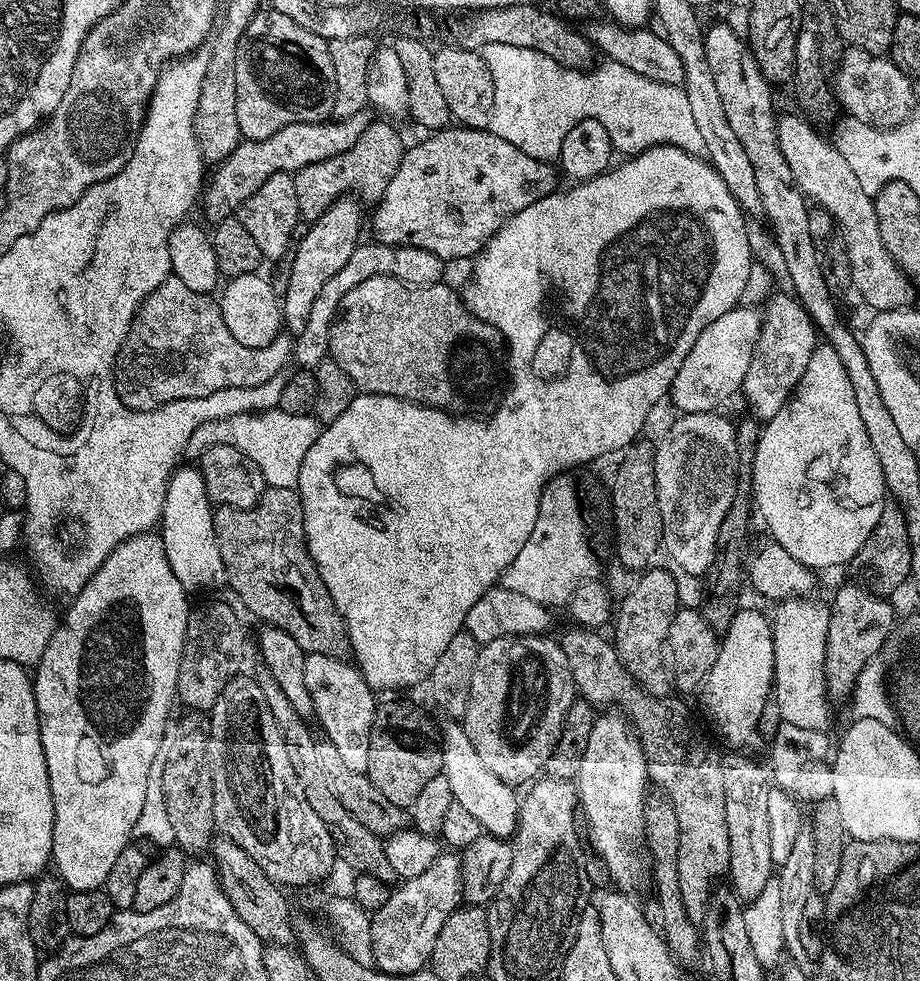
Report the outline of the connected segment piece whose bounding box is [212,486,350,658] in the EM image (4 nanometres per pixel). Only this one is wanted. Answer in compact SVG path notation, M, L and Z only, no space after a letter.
M265 487L262 498L252 508L217 507L212 514L214 534L218 538L218 550L221 551L225 566L227 583L232 583L240 600L265 625L286 630L298 646L302 646L305 654L317 652L327 656L349 655L348 631L344 620L340 617L338 606L334 606L334 598L330 598L330 590L326 590L326 582L318 574L314 562L308 553L308 543L304 540L304 511L300 494L296 488L280 489Z

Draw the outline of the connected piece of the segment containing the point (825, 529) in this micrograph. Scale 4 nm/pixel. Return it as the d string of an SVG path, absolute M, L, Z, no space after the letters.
M827 342L817 343L810 363L792 392L792 397L760 430L753 462L752 495L754 508L764 519L773 541L798 562L813 570L851 565L862 550L862 542L870 538L870 530L882 518L886 489L878 454L870 446L870 437L862 426L854 389L842 358Z

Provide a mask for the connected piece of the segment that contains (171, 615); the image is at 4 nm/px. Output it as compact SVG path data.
M155 531L139 532L136 536L126 538L106 557L102 566L82 586L82 590L76 596L71 597L68 613L64 621L57 623L52 629L52 637L42 654L42 658L34 666L34 679L32 689L36 695L38 706L38 722L40 723L40 737L42 738L42 750L46 754L46 774L50 774L50 794L54 798L54 838L52 839L52 859L55 875L64 882L65 889L74 892L85 892L95 888L103 889L106 882L106 874L114 866L118 854L122 854L124 848L129 847L132 840L134 822L146 810L146 786L154 776L157 767L156 755L164 744L164 731L168 728L168 715L172 712L172 700L177 699L176 683L178 682L178 670L180 669L180 655L184 649L184 635L188 625L189 593L182 582L175 577L167 561L164 541Z

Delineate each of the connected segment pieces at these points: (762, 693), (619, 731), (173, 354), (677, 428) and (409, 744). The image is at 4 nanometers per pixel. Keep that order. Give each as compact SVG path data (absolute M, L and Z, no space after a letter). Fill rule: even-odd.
M741 607L734 614L734 622L722 634L718 658L714 658L714 666L710 666L710 674L706 674L704 686L698 693L698 699L704 703L704 712L712 723L712 728L728 744L744 744L753 735L757 735L762 718L762 710L770 703L773 695L775 678L774 638L772 637L772 621L763 616L756 608Z
M597 715L574 783L579 807L588 819L591 851L597 852L602 862L606 862L606 870L613 885L624 890L636 890L632 888L646 880L646 856L642 845L646 840L644 797L649 791L650 781L640 737L631 723L623 715L620 716Z
M177 276L162 281L145 298L132 320L126 338L120 343L120 353L112 369L118 398L130 410L145 412L163 404L179 404L186 398L206 398L214 390L230 390L230 386L258 386L274 374L284 372L293 359L293 337L288 334L275 336L266 346L242 346L226 326L219 303L209 293L190 290Z
M686 412L677 415L668 433L656 444L654 478L658 486L658 510L662 514L663 551L688 576L703 577L710 562L714 562L715 539L730 504L734 502L738 454L736 453L736 430L733 421L715 412Z
M388 700L379 705L374 714L372 733L370 734L370 762L367 775L378 791L386 798L386 802L394 802L394 806L411 809L414 798L418 798L420 791L426 787L430 778L441 775L442 754L438 743L438 732L428 721L428 716L420 708L407 704L404 700Z

